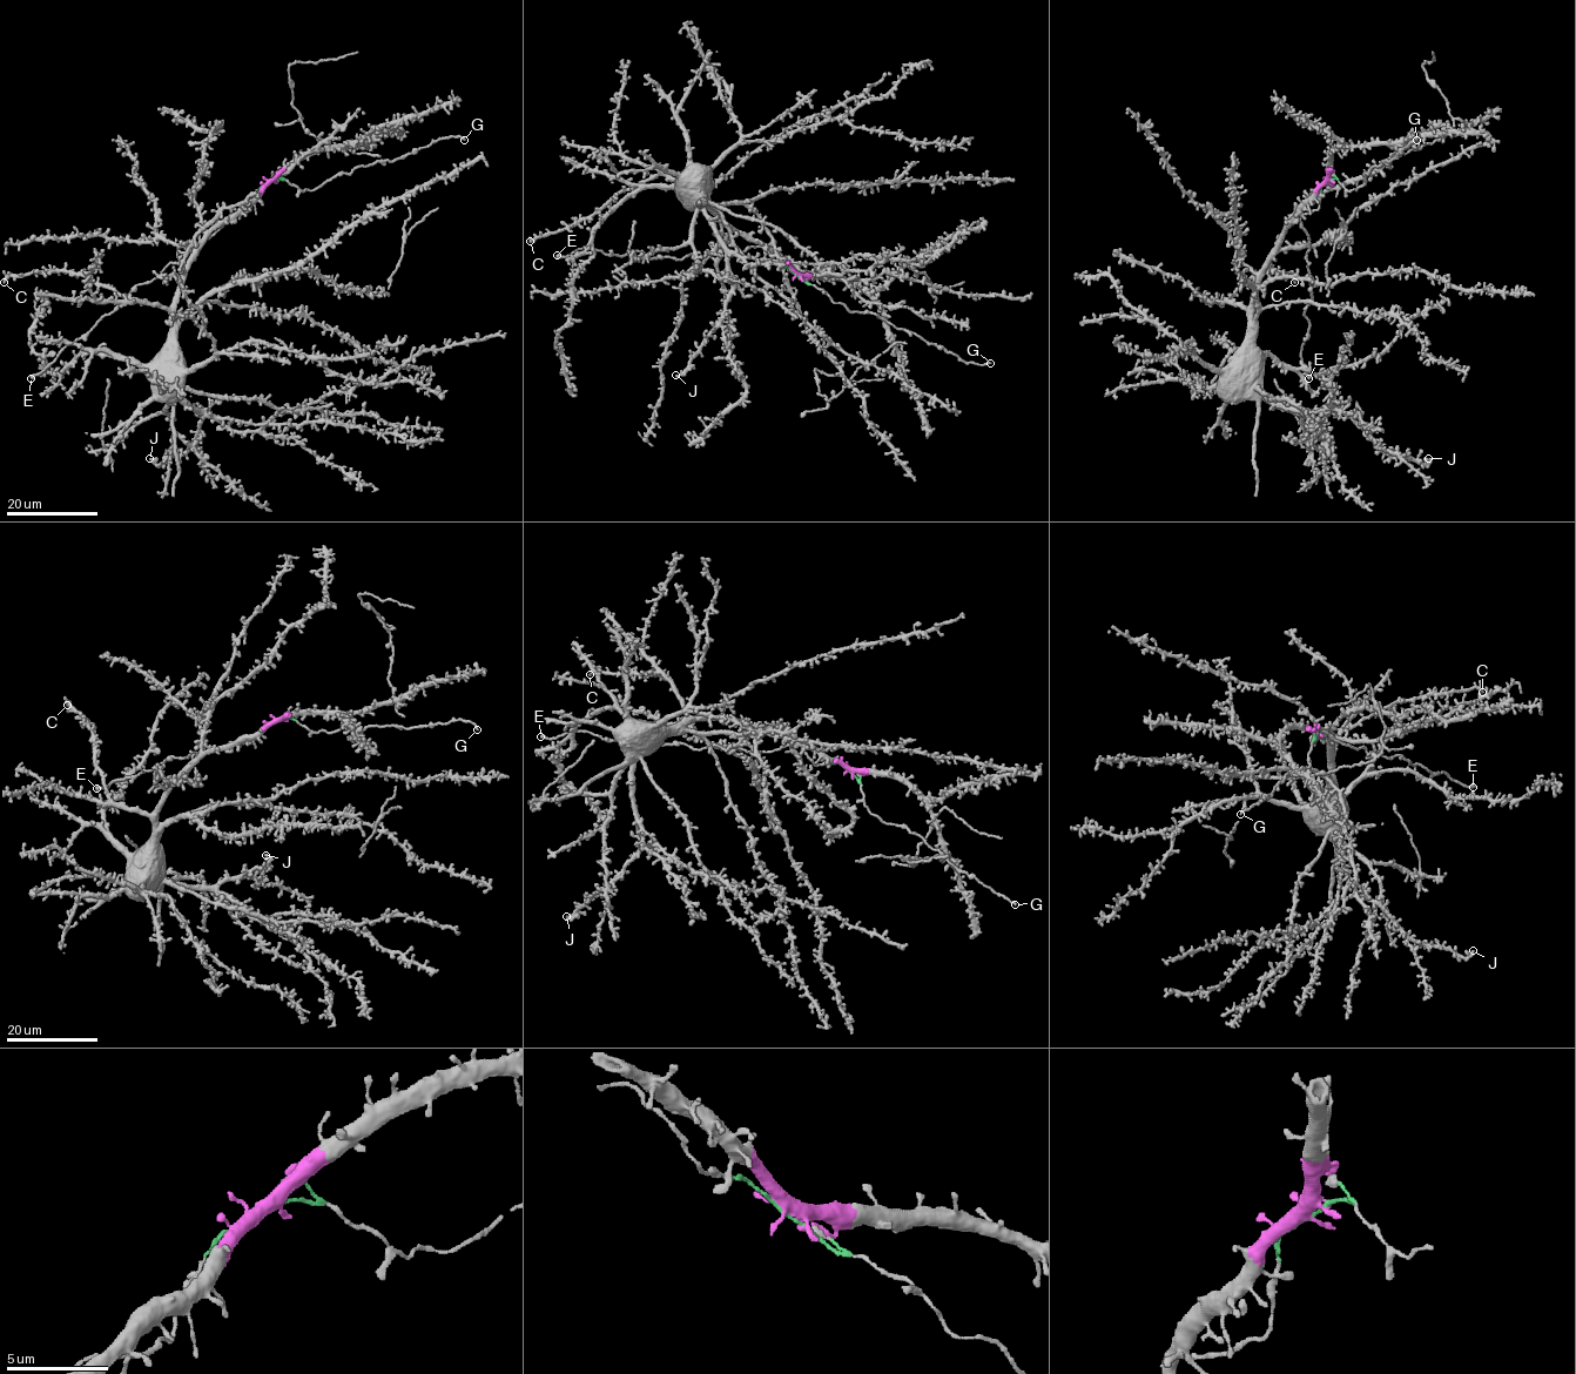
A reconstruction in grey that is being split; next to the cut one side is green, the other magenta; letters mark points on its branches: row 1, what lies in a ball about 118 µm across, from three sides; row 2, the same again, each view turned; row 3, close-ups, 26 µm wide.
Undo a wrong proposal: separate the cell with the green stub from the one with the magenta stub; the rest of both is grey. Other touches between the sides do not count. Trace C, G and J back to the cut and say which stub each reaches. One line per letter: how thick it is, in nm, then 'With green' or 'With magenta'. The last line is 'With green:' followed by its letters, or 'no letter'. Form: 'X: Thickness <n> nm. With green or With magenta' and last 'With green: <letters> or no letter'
C: Thickness 300 nm. With magenta
G: Thickness 170 nm. With green
J: Thickness 300 nm. With magenta
With green: G

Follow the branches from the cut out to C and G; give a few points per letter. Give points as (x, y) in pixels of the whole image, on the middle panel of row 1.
C: (796, 275), (775, 253), (760, 243), (747, 241), (696, 194), (661, 174), (620, 190), (590, 215), (530, 242)
G: (796, 275), (852, 312), (873, 312), (967, 363), (990, 363)

